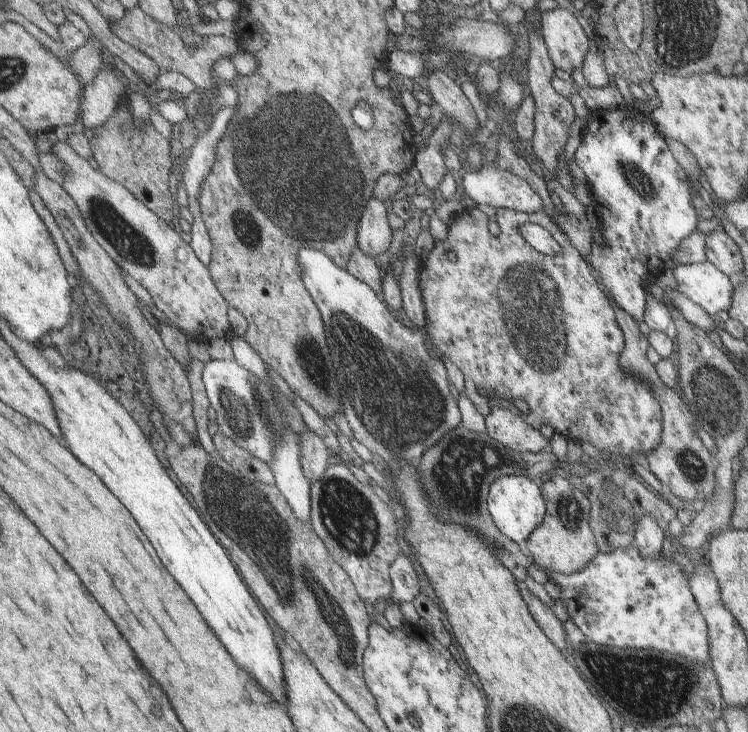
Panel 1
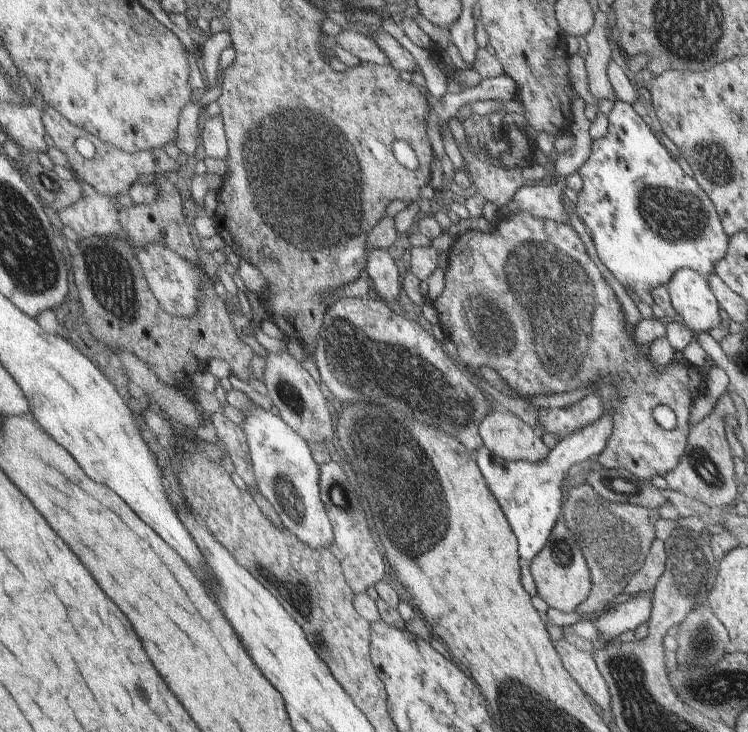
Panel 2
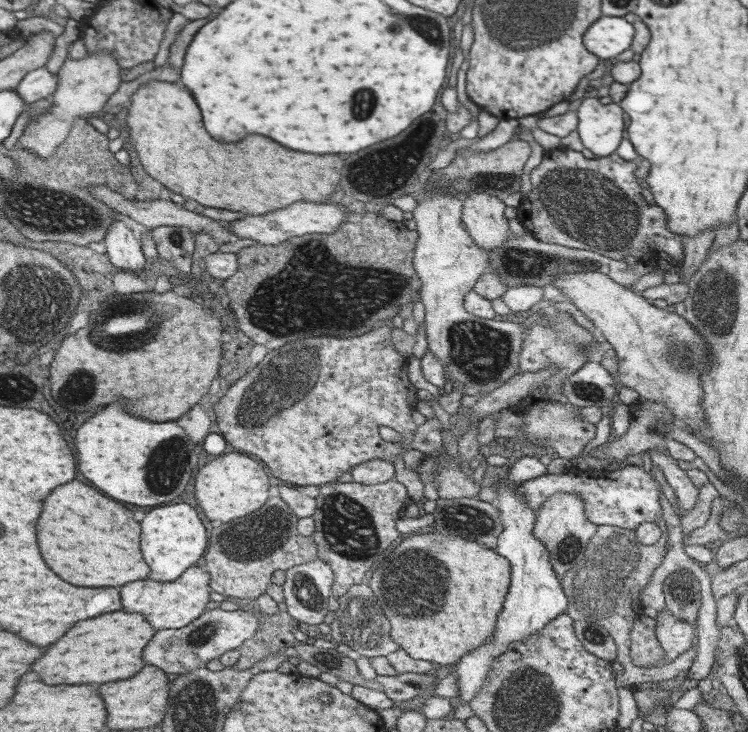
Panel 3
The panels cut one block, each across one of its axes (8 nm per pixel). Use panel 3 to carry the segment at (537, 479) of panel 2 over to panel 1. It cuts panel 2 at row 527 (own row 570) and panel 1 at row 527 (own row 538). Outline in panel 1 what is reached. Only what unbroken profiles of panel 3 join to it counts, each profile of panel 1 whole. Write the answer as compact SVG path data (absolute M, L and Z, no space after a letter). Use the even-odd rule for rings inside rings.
M524 475L499 476L489 484L486 508L497 529L505 534L509 540L513 540L515 544L523 546L536 531L537 526L540 526L544 521L547 506L543 506L542 495L539 494L537 484L531 482Z

